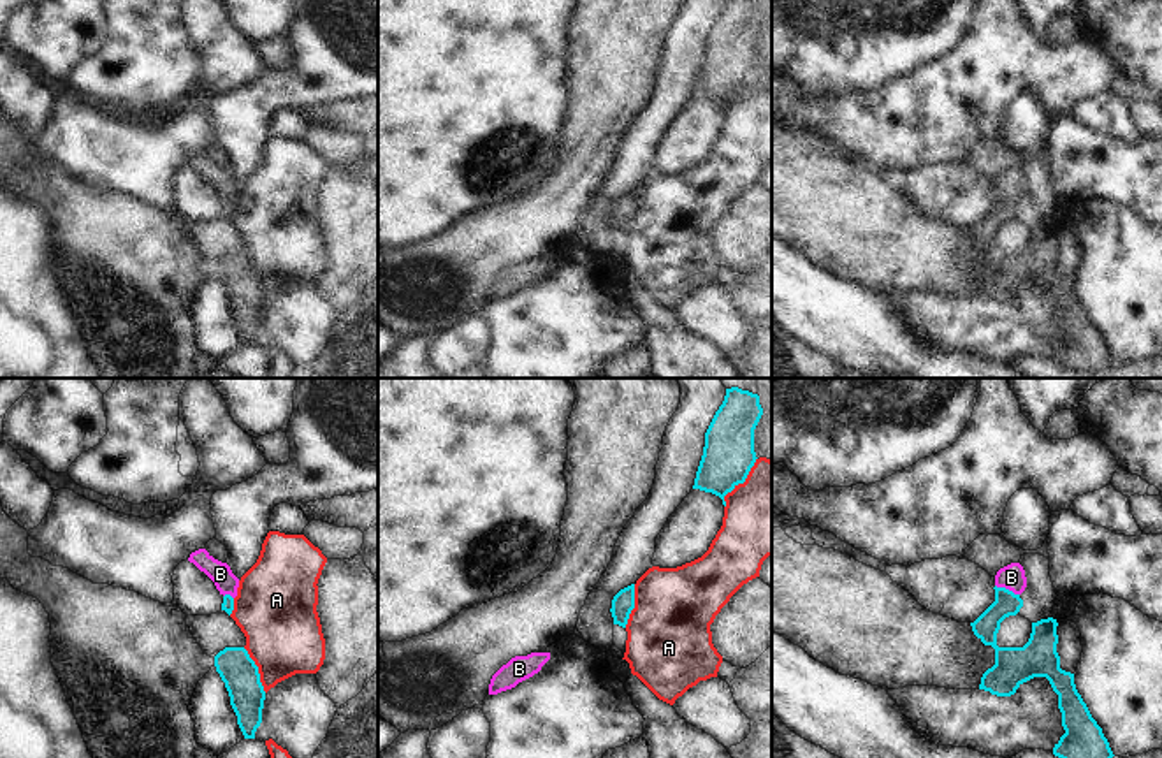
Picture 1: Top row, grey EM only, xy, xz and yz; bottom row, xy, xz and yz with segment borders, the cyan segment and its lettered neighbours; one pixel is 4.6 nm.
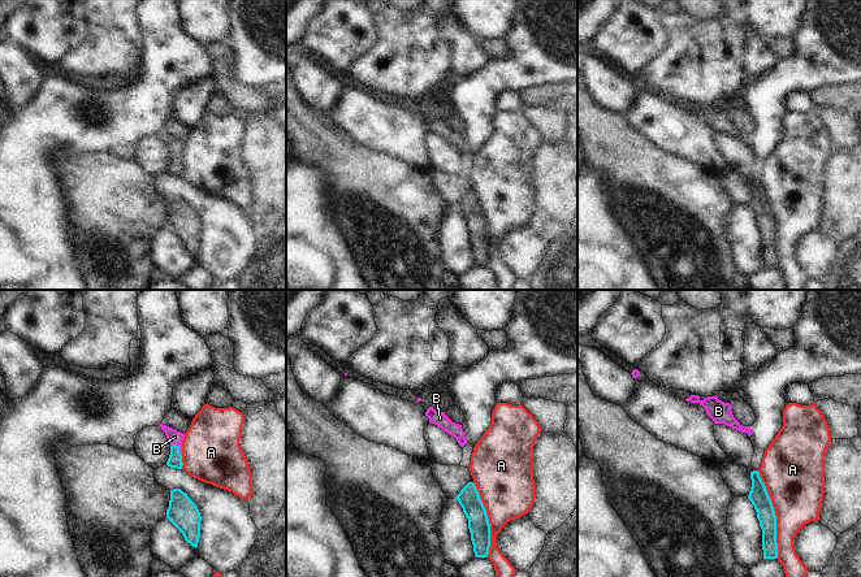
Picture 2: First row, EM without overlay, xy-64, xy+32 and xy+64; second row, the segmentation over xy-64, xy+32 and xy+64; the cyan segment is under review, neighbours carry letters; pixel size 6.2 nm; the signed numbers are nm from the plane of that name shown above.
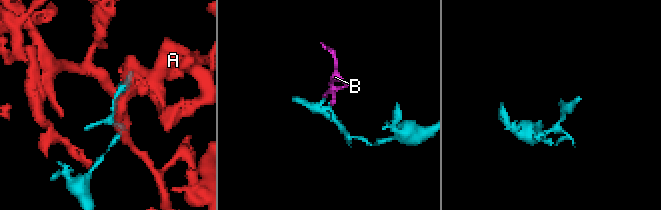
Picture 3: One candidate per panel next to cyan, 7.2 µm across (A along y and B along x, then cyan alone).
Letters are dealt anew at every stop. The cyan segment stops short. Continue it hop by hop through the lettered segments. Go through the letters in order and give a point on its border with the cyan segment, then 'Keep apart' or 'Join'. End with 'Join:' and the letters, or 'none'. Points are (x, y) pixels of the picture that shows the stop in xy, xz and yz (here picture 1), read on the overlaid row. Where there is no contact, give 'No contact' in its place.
A: Touches cyan at xz (740, 482). Keep apart
B: Touches cyan at yz (1008, 590). Join
Join: B.

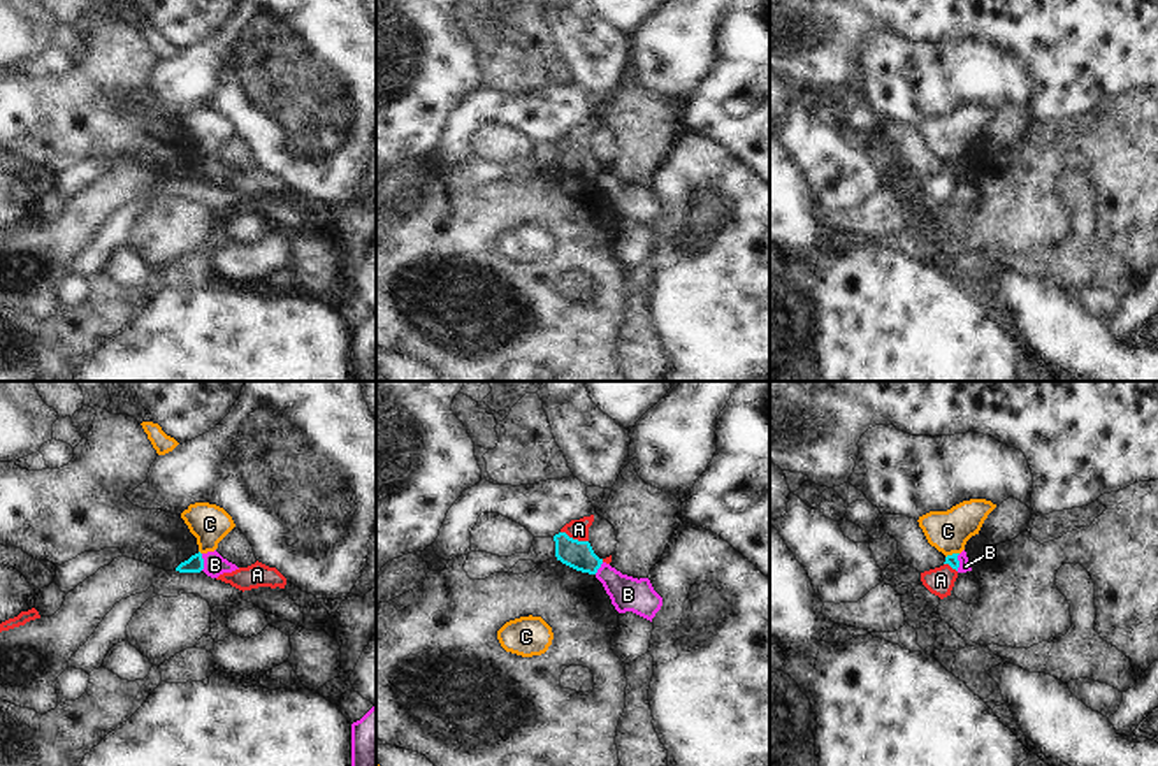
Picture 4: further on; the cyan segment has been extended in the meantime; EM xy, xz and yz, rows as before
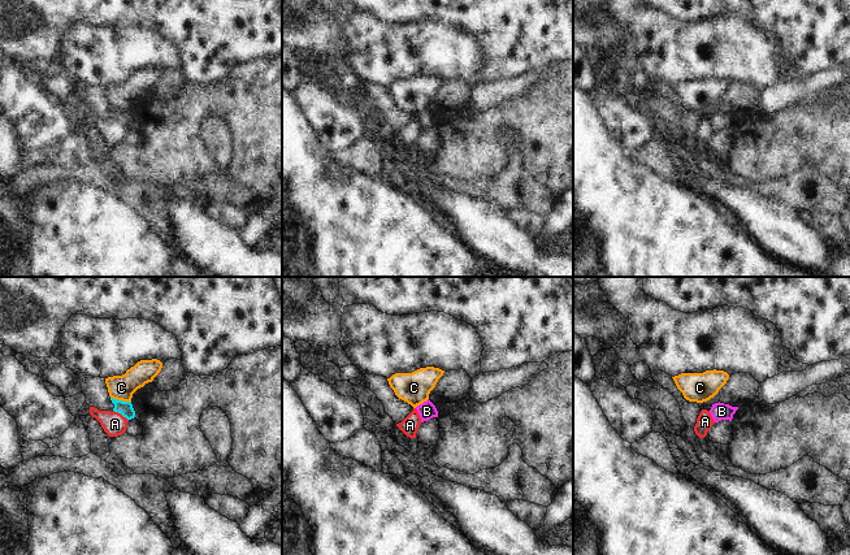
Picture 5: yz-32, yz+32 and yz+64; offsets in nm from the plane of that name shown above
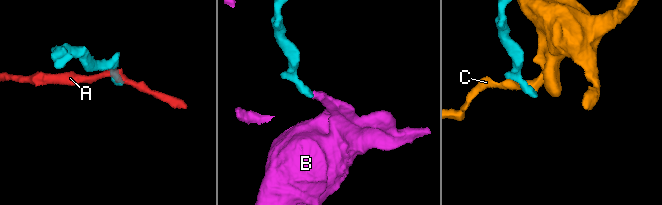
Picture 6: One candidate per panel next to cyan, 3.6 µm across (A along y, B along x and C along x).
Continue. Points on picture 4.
A: Touches cyan at xz (575, 540). Keep apart
B: Touches cyan at xy (202, 563). Keep apart
C: Touches cyan at yz (953, 554). Keep apart
Join: none.

